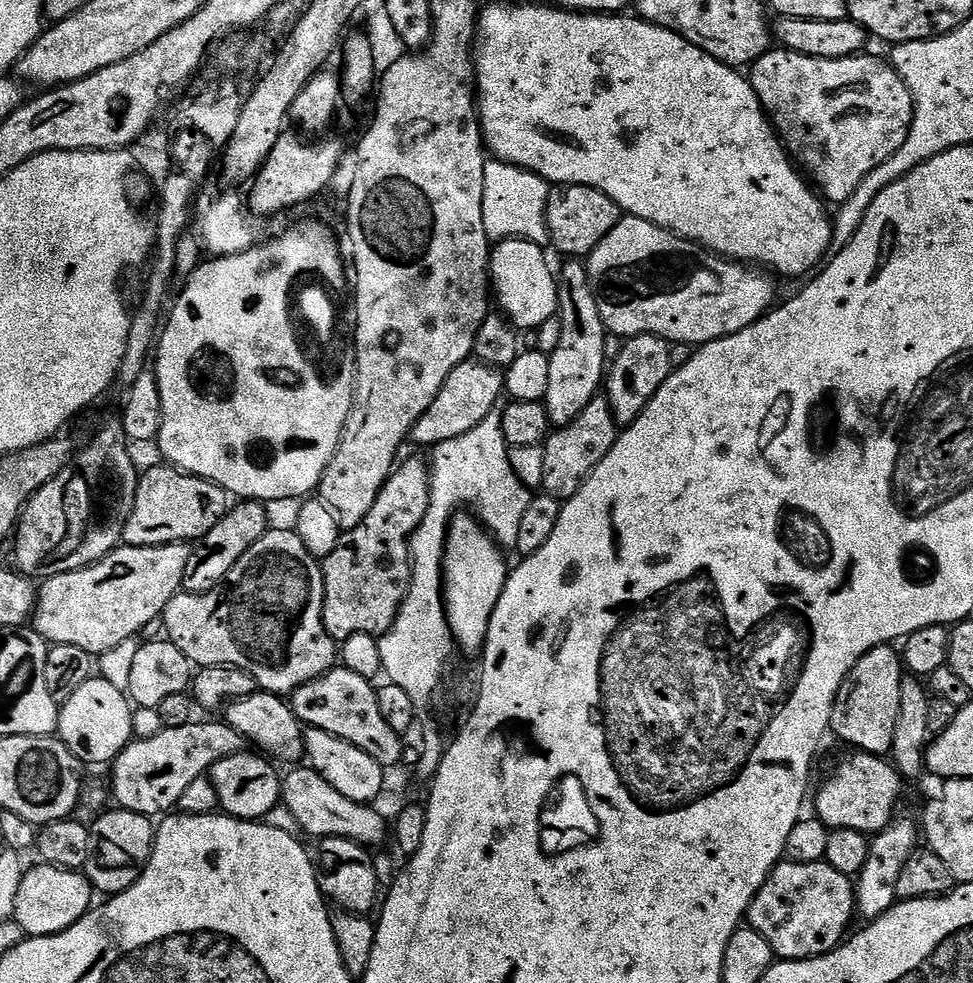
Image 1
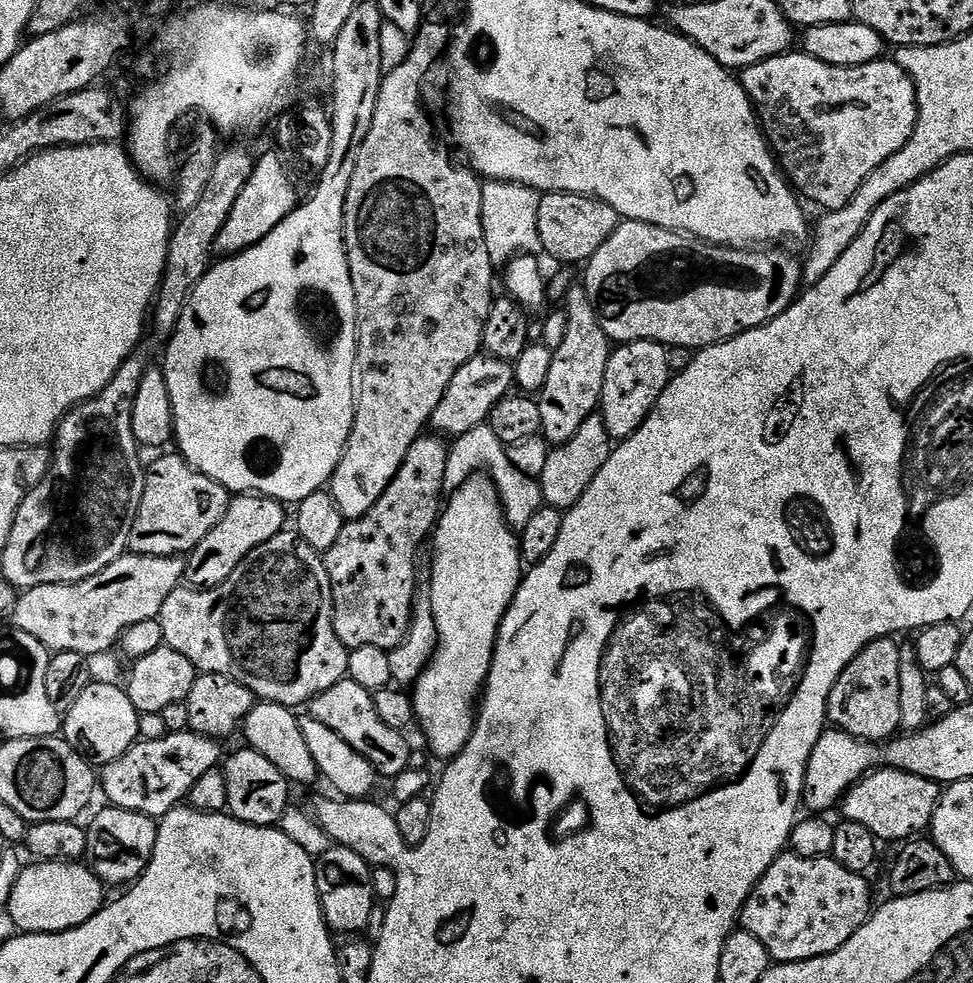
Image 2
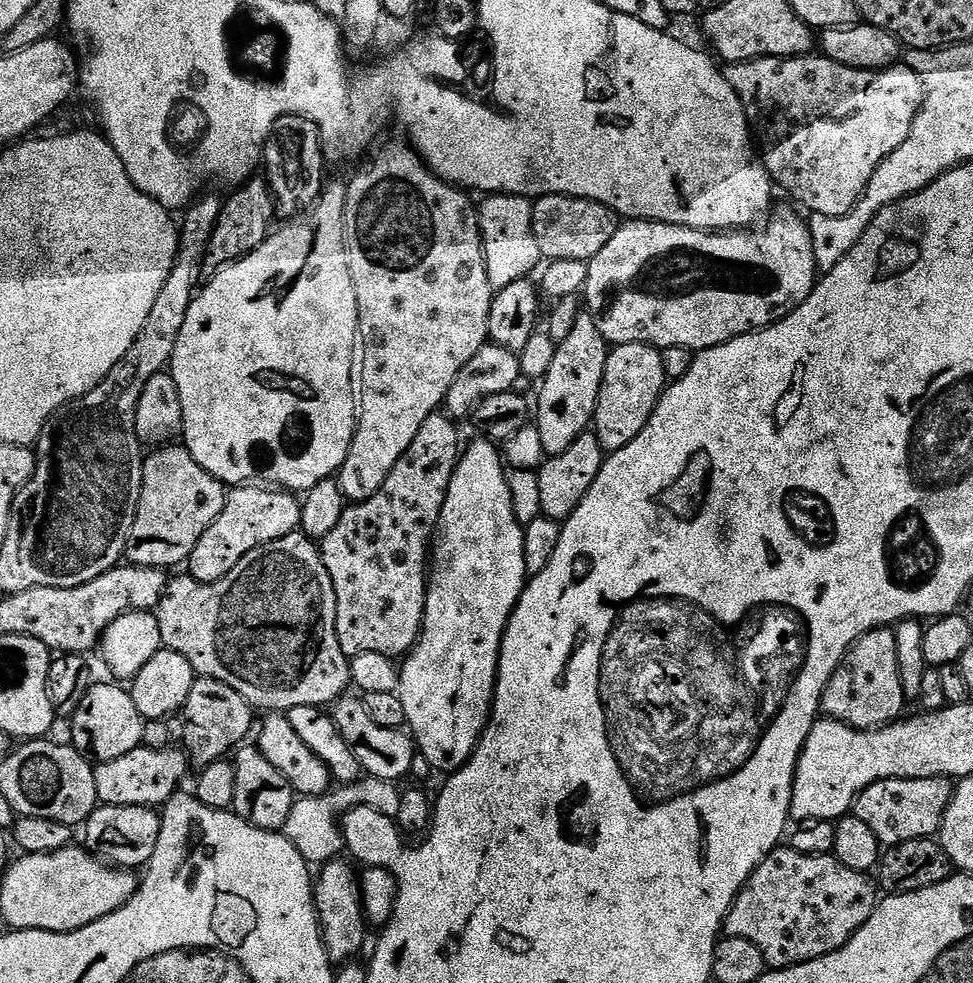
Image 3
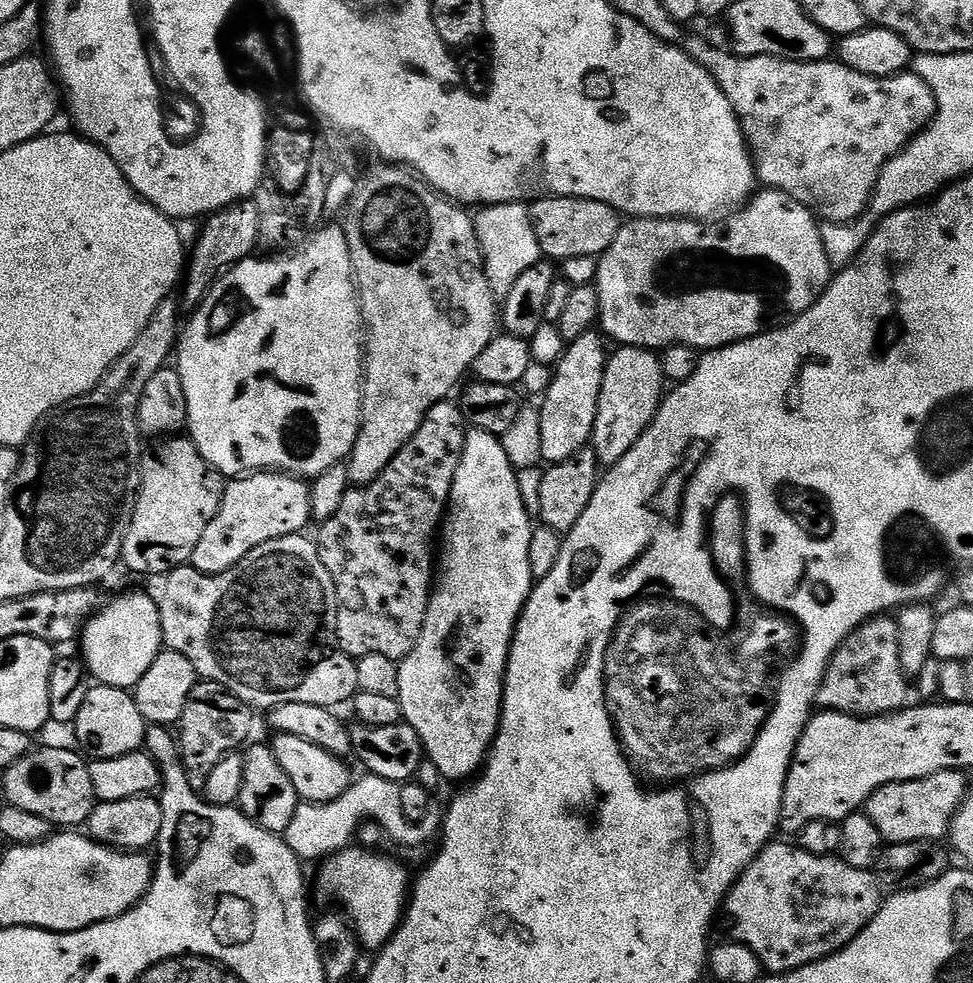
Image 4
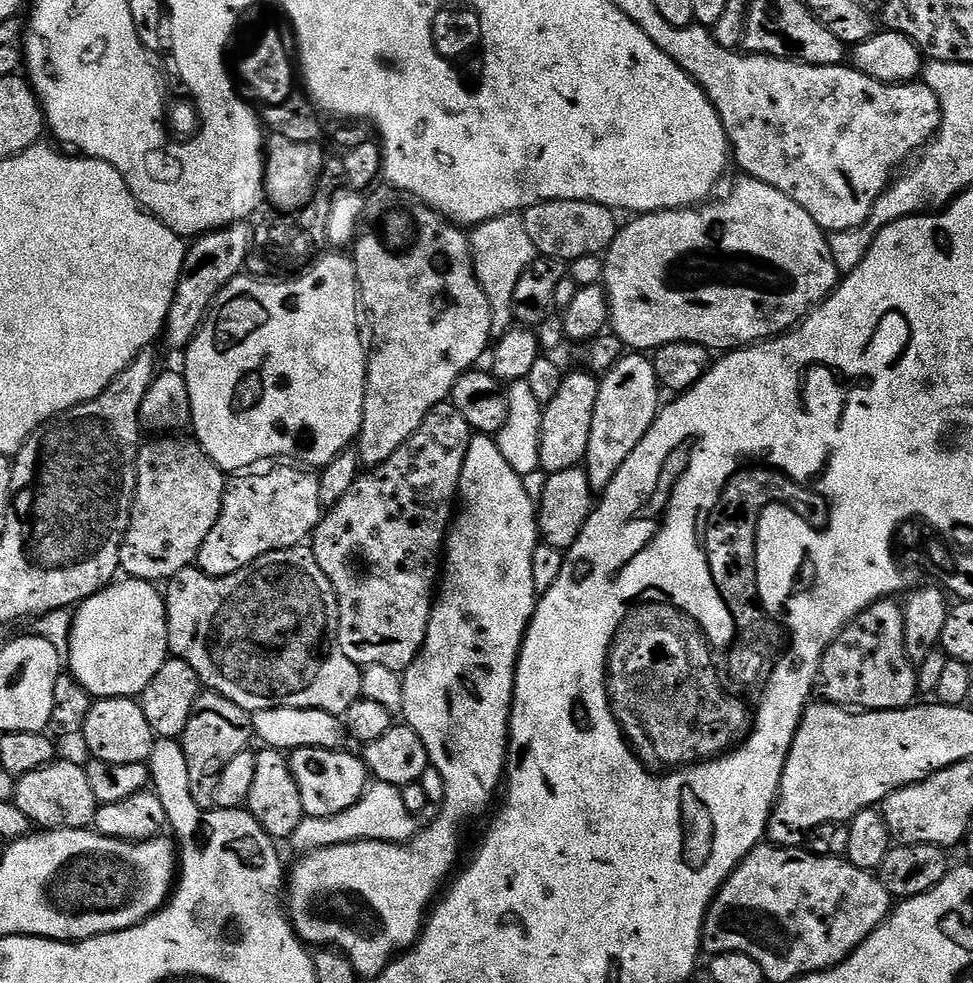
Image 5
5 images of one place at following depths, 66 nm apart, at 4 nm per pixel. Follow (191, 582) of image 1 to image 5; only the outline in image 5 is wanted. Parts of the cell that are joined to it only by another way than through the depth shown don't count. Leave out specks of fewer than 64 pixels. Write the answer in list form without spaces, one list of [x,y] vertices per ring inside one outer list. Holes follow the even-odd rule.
[[[300,466],[272,468],[261,476],[244,474],[227,485],[218,522],[206,534],[196,564],[207,576],[234,574],[271,552],[303,545],[320,524],[320,477]]]

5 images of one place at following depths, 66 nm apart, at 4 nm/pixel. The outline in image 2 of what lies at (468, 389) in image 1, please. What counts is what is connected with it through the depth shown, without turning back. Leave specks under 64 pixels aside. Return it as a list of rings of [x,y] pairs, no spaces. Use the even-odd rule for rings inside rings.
[[[487,354],[470,358],[470,362],[450,378],[450,386],[446,386],[446,394],[442,394],[442,402],[438,402],[438,410],[432,415],[431,427],[448,438],[466,434],[485,423],[492,408],[509,396],[513,388],[514,368],[509,361]]]

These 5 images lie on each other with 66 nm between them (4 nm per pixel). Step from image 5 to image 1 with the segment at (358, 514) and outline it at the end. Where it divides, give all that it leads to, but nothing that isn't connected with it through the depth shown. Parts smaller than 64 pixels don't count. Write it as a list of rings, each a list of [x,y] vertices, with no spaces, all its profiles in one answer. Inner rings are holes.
[[[412,456],[401,463],[382,486],[370,514],[358,526],[341,531],[333,552],[322,560],[324,625],[337,642],[351,635],[380,638],[396,621],[412,577],[411,538],[430,510],[432,474],[427,459]]]

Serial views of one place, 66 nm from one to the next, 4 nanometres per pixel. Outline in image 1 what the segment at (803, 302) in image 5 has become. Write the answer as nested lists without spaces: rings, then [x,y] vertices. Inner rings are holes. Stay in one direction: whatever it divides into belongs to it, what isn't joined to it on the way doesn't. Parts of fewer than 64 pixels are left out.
[[[625,215],[620,219],[618,226],[587,257],[586,267],[605,329],[621,338],[650,334],[672,344],[709,344],[746,330],[746,326],[767,316],[777,303],[777,277],[771,271],[718,256],[637,216]]]

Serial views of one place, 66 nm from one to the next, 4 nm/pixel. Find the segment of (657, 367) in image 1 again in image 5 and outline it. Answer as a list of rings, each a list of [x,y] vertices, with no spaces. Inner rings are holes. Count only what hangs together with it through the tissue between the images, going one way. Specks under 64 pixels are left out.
[[[621,355],[619,362],[599,377],[598,402],[594,402],[594,422],[590,422],[590,446],[582,465],[590,478],[593,493],[603,494],[608,489],[614,474],[622,470],[622,462],[634,454],[634,446],[646,438],[660,413],[662,385],[655,363],[644,356],[647,355]]]

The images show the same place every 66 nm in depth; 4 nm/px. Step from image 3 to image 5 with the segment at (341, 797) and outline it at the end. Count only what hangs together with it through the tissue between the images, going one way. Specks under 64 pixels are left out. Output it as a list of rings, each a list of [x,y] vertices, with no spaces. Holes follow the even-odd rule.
[[[375,781],[369,785],[359,802],[348,810],[342,811],[341,814],[331,815],[330,818],[305,816],[292,835],[290,844],[300,854],[325,849],[326,846],[351,844],[358,840],[405,844],[421,829],[421,821],[417,820],[419,820],[417,815],[408,810],[403,803],[400,788],[397,785]]]

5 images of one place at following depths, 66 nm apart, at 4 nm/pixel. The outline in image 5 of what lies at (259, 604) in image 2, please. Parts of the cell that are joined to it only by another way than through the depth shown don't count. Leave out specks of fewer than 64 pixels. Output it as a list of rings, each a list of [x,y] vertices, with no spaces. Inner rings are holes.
[[[297,546],[271,552],[258,558],[250,566],[225,576],[207,576],[196,566],[183,568],[167,581],[164,605],[168,615],[168,647],[171,655],[175,659],[186,662],[190,666],[190,670],[194,670],[194,674],[198,674],[200,683],[205,689],[217,692],[219,696],[230,698],[230,702],[242,706],[248,712],[261,712],[271,708],[309,708],[310,710],[326,710],[342,714],[347,708],[354,706],[356,700],[361,699],[363,671],[361,665],[350,662],[350,658],[346,658],[346,654],[342,654],[340,645],[336,643],[336,632],[340,628],[340,607],[336,601],[334,586],[330,582],[330,578],[326,578],[326,574],[322,574],[322,566],[318,566],[311,547]]]

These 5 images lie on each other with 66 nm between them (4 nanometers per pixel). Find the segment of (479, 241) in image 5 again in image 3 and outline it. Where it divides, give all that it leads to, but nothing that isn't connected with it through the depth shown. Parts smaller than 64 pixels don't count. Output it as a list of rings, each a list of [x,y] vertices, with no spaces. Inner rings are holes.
[[[492,194],[479,201],[480,233],[484,243],[486,270],[493,289],[510,286],[510,282],[523,280],[533,275],[542,257],[532,229],[533,201],[527,196]]]

